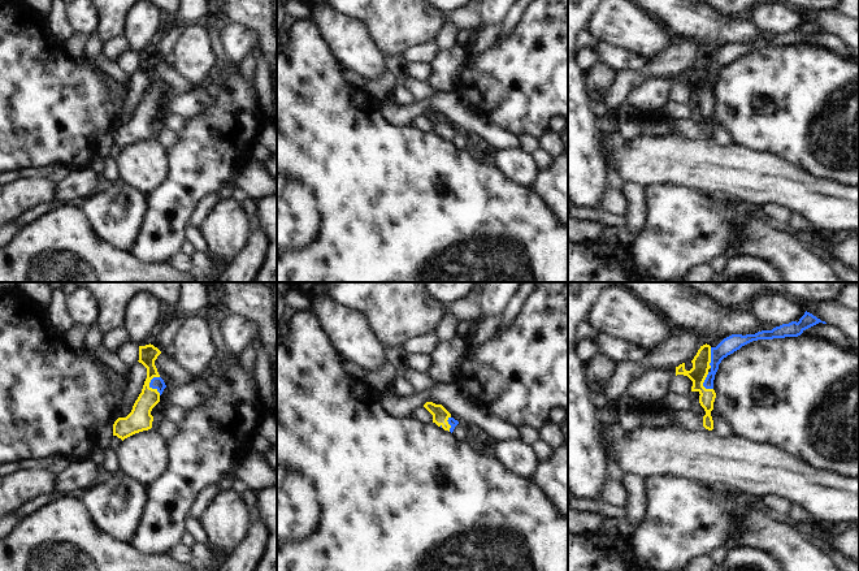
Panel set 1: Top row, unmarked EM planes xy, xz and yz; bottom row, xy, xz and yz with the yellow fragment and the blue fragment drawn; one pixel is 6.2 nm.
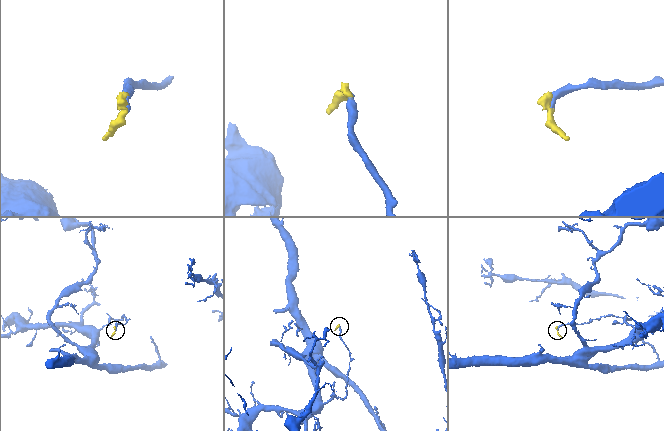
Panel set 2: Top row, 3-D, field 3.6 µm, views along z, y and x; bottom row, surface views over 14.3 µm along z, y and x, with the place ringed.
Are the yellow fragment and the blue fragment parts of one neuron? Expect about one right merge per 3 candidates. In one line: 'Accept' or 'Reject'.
Accept.

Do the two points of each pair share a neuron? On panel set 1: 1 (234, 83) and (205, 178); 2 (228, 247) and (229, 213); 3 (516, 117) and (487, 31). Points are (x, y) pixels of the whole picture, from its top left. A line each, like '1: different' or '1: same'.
1: same
2: same
3: different

